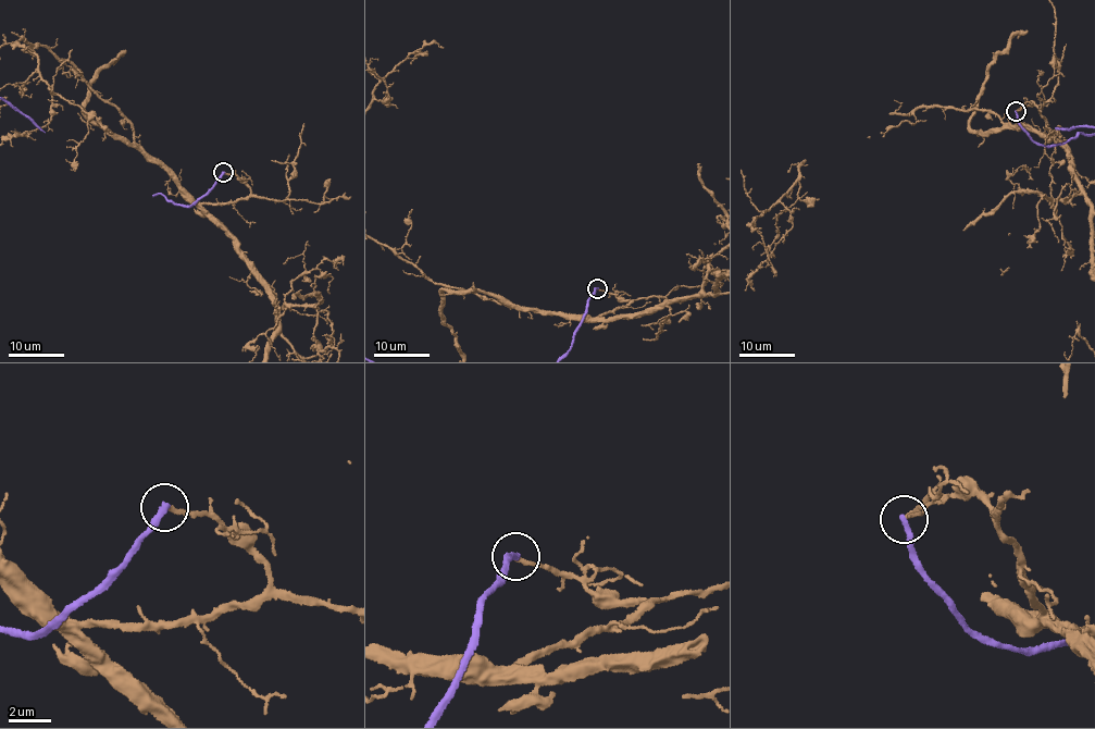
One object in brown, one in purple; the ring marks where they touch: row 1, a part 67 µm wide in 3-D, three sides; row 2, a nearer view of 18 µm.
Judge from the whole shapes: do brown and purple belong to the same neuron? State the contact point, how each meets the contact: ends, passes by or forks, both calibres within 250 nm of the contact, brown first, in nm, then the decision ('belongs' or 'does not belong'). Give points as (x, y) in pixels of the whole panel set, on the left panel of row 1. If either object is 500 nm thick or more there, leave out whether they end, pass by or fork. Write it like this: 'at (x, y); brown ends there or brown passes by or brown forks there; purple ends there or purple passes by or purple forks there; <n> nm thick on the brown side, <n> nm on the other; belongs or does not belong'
at (223, 172); brown ends there; purple ends there; 190 nm thick on the brown side, 280 nm on the other; does not belong

